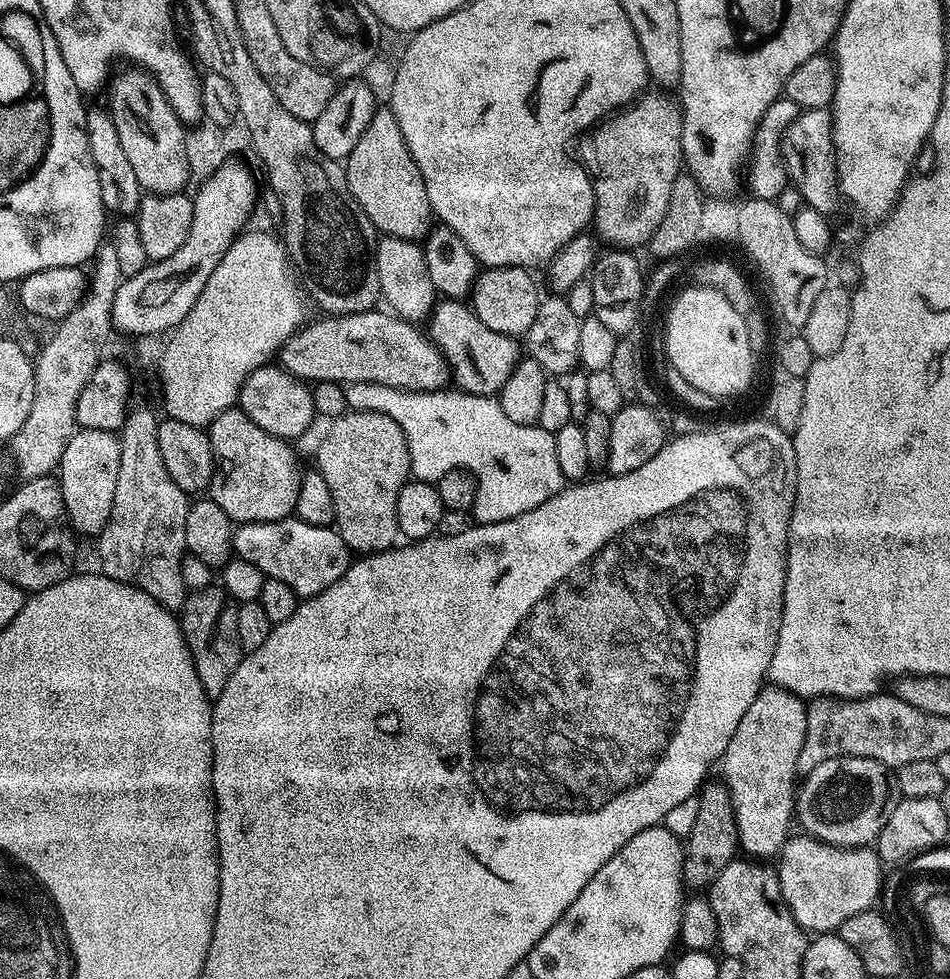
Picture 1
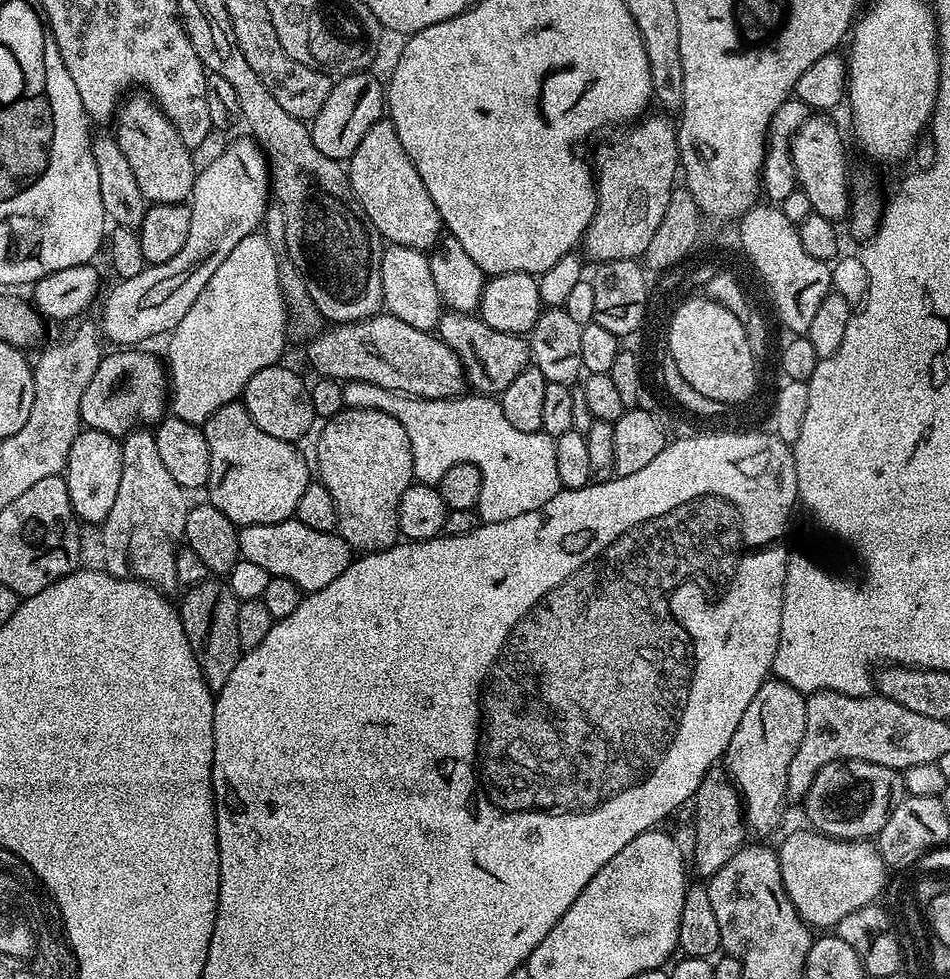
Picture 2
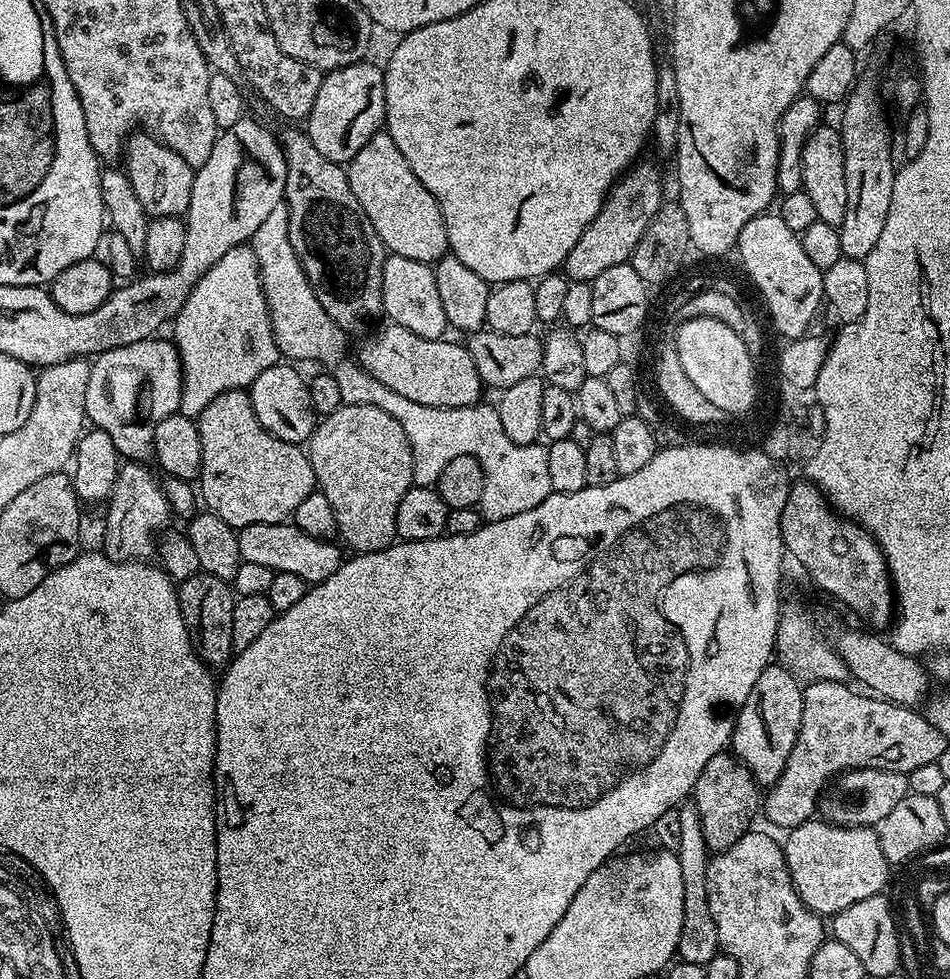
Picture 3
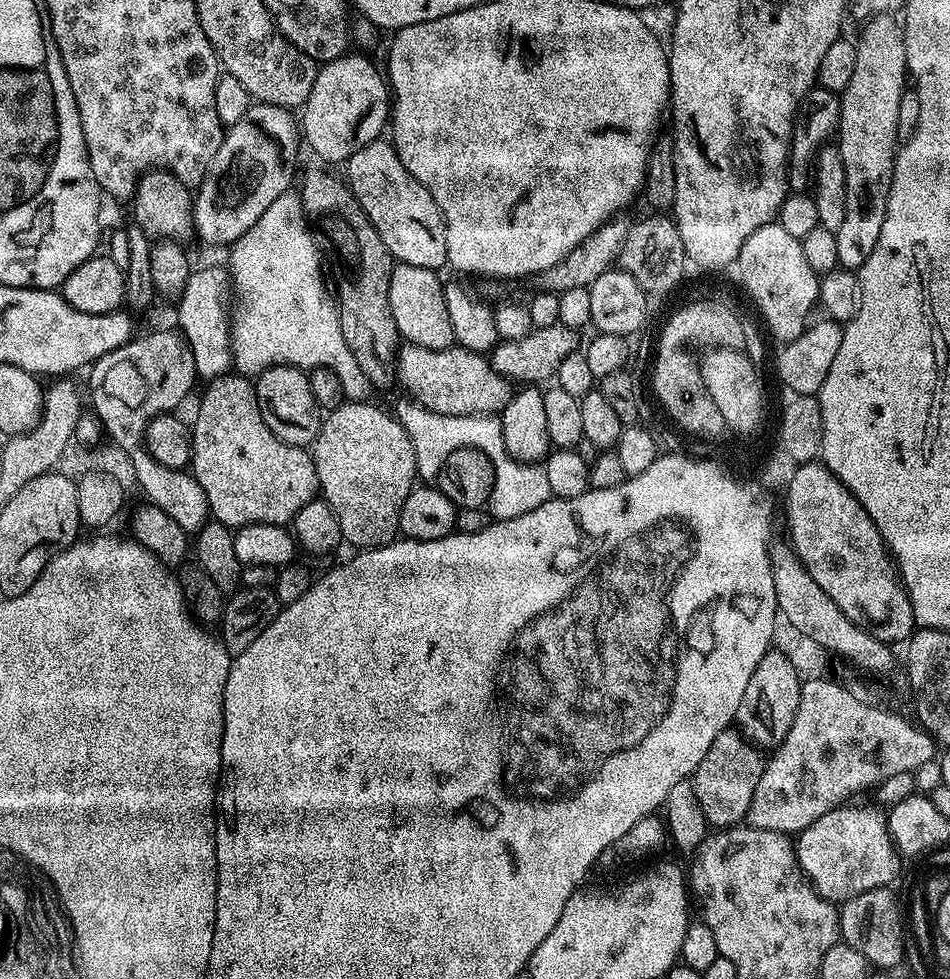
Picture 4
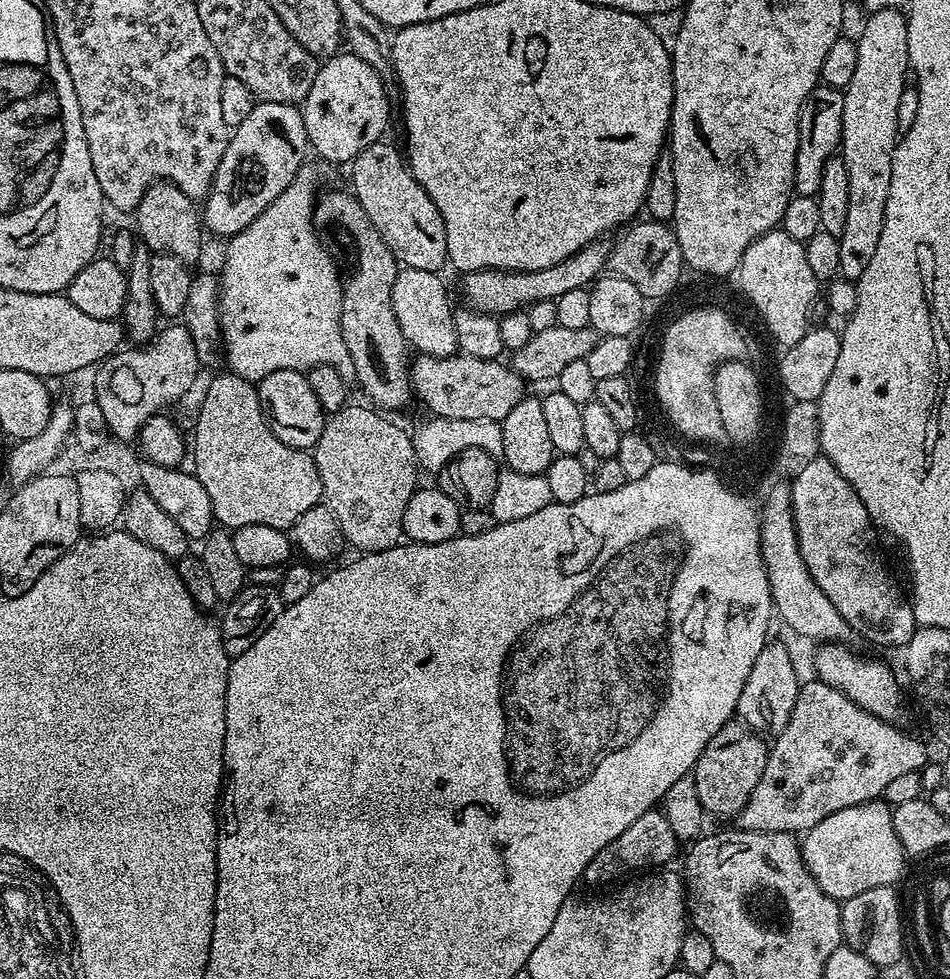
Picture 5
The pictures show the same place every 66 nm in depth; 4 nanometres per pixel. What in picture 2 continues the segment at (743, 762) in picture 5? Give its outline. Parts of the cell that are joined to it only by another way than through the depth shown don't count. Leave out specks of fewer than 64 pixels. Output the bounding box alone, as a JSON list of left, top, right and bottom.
[690,770,746,878]

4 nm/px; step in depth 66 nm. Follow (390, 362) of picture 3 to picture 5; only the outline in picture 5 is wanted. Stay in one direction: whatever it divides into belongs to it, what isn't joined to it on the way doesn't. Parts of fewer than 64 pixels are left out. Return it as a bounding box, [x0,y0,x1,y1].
[410,354,526,422]

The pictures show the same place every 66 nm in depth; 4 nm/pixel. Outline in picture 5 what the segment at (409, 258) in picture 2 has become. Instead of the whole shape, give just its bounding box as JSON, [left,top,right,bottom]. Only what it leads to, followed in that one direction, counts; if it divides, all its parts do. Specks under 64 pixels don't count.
[392,267,458,360]

